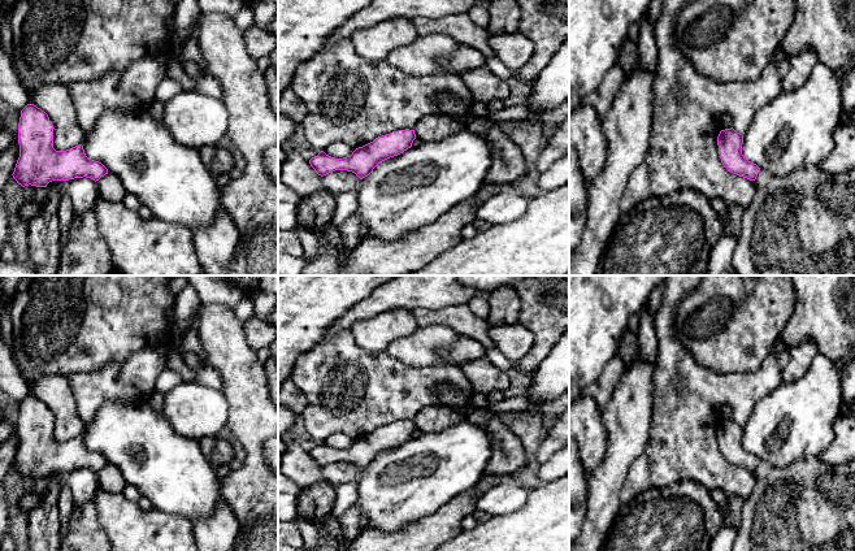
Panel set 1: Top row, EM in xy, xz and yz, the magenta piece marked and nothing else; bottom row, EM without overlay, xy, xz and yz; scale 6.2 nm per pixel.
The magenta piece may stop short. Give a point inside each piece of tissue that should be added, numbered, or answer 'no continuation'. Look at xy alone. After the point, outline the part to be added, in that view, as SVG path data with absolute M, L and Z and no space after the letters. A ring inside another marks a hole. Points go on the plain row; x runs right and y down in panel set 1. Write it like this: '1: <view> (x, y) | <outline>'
1: xy (170, 469) | M108 400L103 403L91 422L84 425L82 433L88 450L101 454L108 464L118 468L126 485L135 486L142 496L168 515L177 515L190 521L212 515L222 496L222 482L217 477L216 468L203 454L199 441L178 434L161 412L151 408L147 400L134 403Z

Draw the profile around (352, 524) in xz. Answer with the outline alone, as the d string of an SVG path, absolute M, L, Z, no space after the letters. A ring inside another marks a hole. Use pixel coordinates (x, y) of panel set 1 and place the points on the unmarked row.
M351 506L338 521L342 525L342 535L338 538L331 538L322 548L316 551L343 551L353 541L356 541L366 529L369 529L368 522L359 513L357 507Z

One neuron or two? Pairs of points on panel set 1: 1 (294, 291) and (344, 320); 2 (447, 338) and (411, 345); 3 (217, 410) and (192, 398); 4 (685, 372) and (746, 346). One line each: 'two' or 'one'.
1: two
2: one
3: one
4: two

